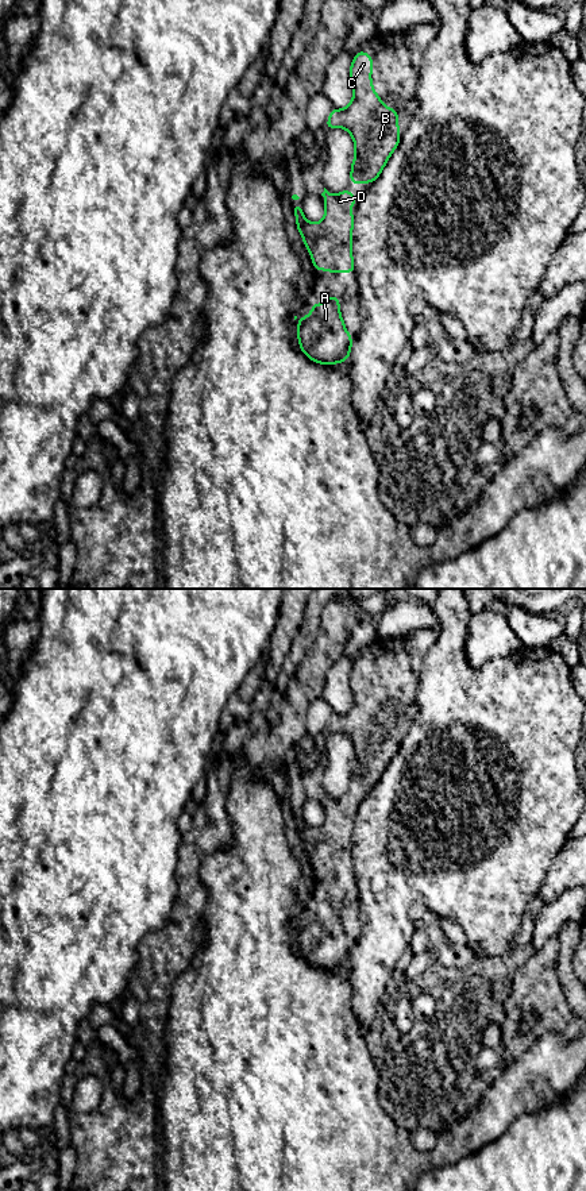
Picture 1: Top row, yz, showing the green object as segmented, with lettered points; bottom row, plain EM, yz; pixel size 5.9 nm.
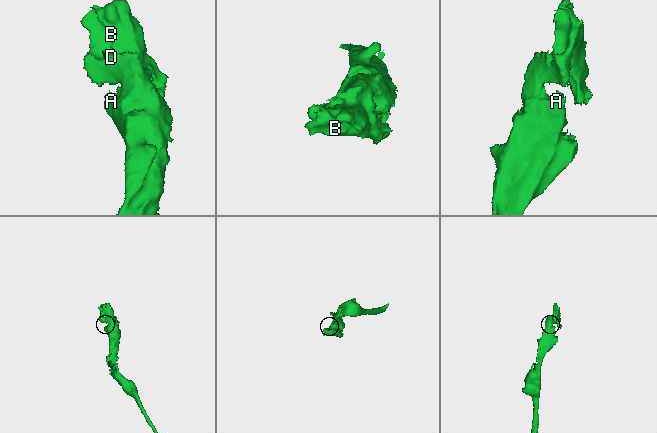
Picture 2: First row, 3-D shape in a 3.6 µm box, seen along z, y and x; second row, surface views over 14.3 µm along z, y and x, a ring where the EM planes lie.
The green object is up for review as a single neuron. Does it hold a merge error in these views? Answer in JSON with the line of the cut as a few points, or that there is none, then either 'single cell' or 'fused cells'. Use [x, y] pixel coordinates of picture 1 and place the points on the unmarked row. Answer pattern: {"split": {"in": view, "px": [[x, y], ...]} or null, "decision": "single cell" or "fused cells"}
{"split": null, "decision": "single cell"}

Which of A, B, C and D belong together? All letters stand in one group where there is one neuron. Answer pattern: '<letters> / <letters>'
A B C D

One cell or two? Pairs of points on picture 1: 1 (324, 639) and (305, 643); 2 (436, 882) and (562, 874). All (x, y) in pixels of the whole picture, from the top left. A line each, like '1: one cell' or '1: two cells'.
1: two cells
2: two cells

